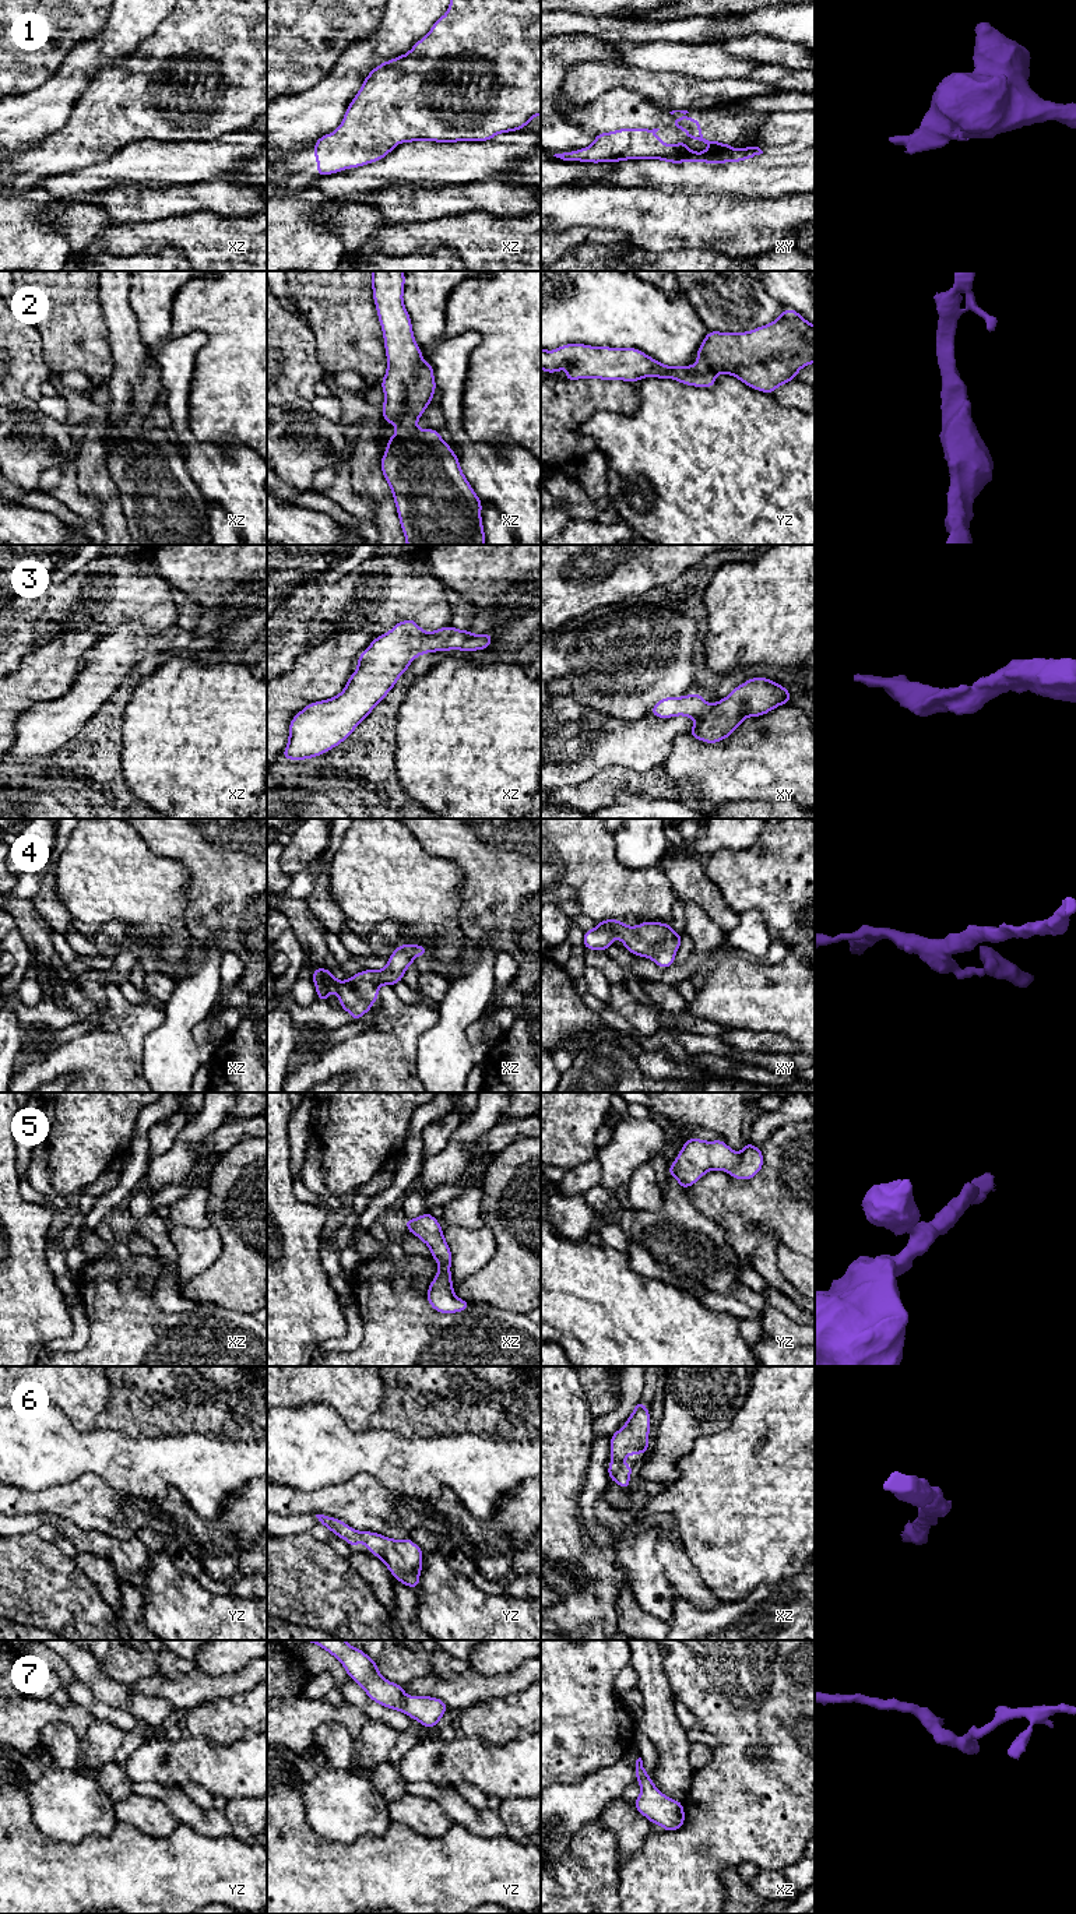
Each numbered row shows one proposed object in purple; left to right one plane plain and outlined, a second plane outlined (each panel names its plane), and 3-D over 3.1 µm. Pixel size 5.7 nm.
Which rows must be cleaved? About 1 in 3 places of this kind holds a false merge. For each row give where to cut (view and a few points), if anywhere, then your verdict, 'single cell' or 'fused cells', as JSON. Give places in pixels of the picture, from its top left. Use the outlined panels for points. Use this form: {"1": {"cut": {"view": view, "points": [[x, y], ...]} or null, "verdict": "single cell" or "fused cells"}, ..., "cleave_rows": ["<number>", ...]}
{"1": {"cut": null, "verdict": "single cell"}, "2": {"cut": null, "verdict": "single cell"}, "3": {"cut": null, "verdict": "single cell"}, "4": {"cut": null, "verdict": "single cell"}, "5": {"cut": null, "verdict": "single cell"}, "6": {"cut": null, "verdict": "single cell"}, "7": {"cut": null, "verdict": "single cell"}, "cleave_rows": []}

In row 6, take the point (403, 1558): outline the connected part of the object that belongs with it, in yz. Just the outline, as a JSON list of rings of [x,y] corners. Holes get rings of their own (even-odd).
[[[316,1514],[320,1524],[330,1528],[334,1535],[344,1538],[349,1547],[361,1541],[366,1549],[376,1555],[402,1584],[419,1588],[419,1573],[423,1569],[423,1549],[416,1547],[411,1538],[393,1540],[375,1531],[356,1531],[342,1520]]]

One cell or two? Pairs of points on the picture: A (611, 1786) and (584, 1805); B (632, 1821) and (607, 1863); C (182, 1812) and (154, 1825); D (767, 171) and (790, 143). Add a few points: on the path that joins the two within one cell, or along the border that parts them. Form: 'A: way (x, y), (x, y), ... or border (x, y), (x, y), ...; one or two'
A: way (604, 1786), (591, 1798); one
B: border (600, 1819), (614, 1835), (616, 1856), (621, 1863); two
C: border (146, 1797), (160, 1800), (180, 1823); two
D: border (763, 151), (774, 154), (800, 152); two

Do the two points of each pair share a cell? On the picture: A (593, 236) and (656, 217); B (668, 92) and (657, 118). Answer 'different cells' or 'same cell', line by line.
A: different cells
B: different cells

